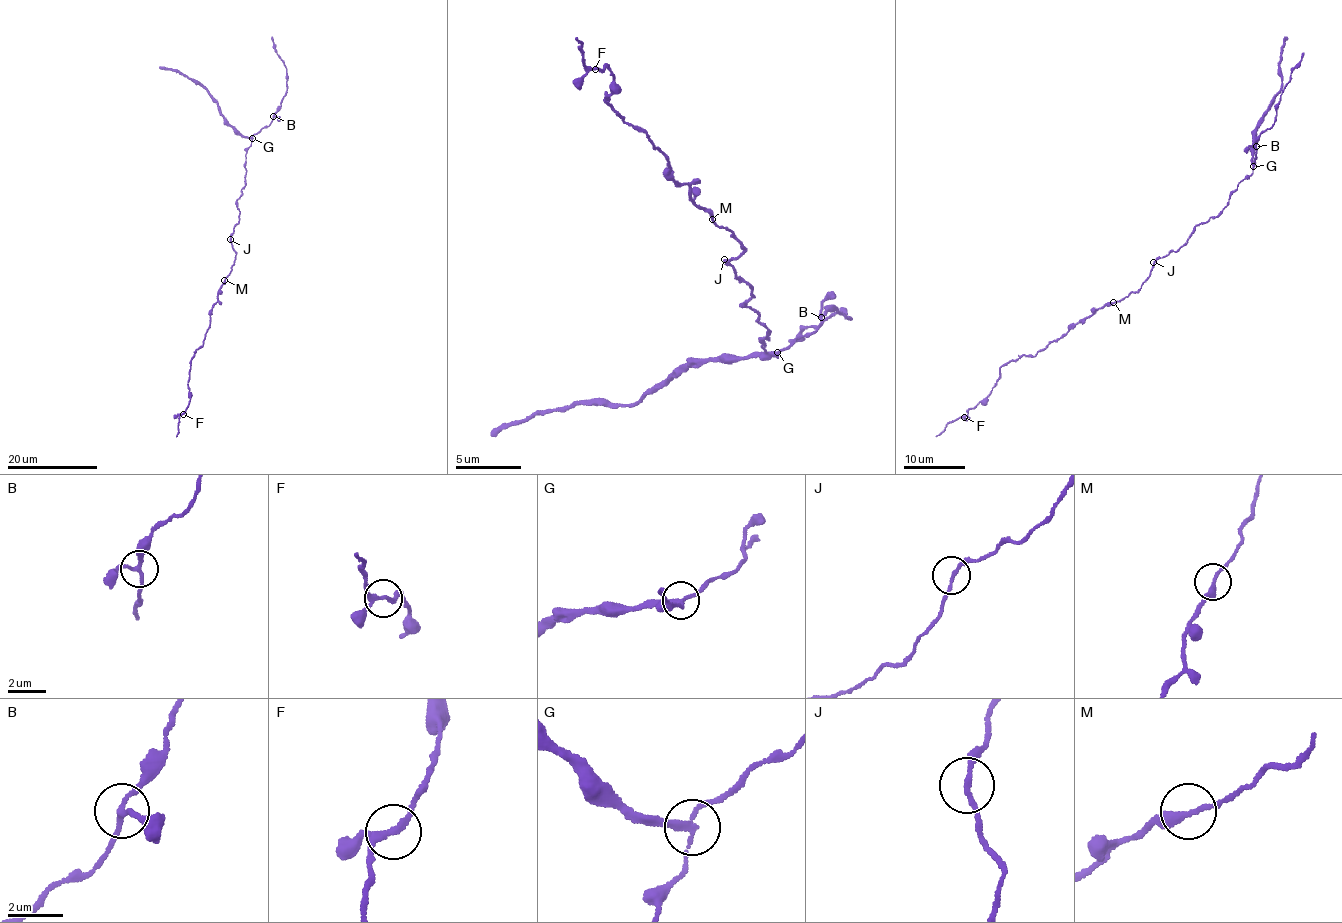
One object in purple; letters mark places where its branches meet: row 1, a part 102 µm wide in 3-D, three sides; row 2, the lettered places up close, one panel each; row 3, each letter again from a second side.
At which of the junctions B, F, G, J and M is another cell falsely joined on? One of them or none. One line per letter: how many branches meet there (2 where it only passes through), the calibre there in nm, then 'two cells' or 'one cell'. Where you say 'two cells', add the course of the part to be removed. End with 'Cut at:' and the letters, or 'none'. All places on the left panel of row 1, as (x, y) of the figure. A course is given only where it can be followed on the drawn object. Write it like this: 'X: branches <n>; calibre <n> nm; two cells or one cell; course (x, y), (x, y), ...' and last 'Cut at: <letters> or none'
B: branches 3; calibre 170 nm; one cell
F: branches 3; calibre 190 nm; one cell
G: branches 3; calibre 190 nm; two cells; course (252, 138), (244, 137), (231, 125), (217, 102), (200, 85), (159, 67)
J: branches 2; calibre 170 nm; one cell
M: branches 2; calibre 240 nm; one cell
Cut at: G

